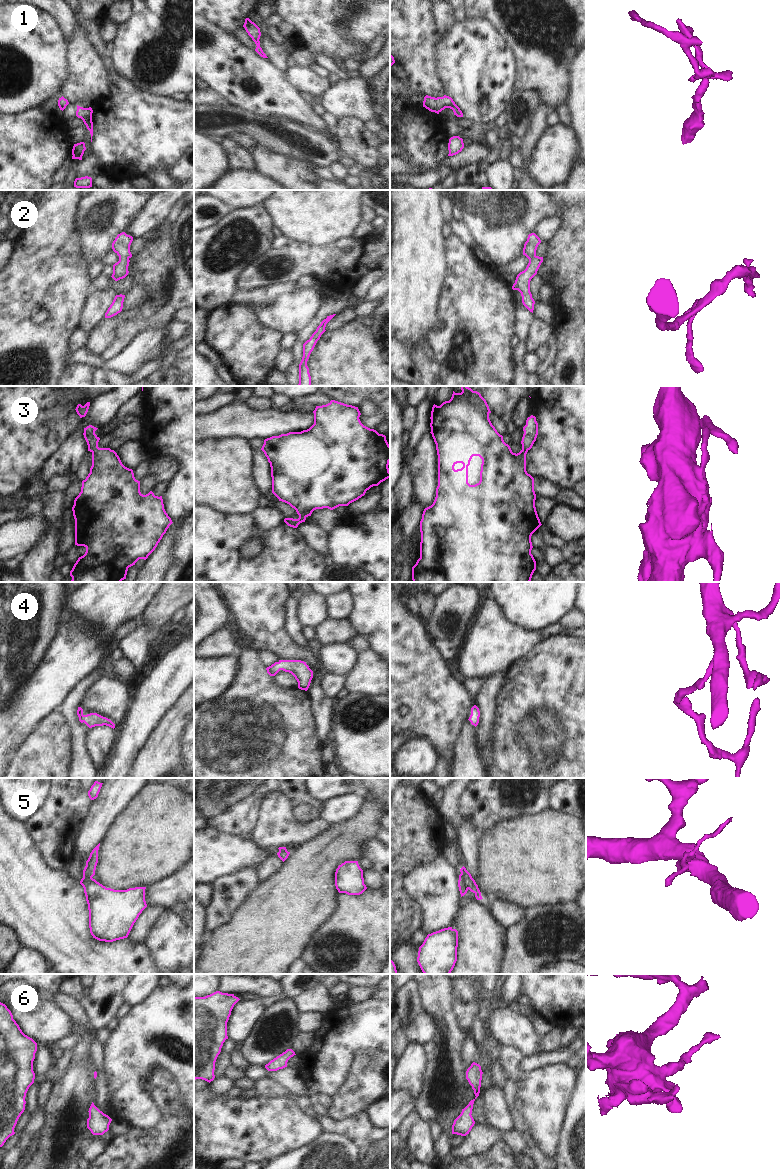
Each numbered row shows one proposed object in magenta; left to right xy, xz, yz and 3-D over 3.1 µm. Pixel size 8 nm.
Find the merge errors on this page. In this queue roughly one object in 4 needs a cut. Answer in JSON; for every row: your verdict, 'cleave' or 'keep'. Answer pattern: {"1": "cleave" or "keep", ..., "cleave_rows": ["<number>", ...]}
{"1": "keep", "2": "keep", "3": "keep", "4": "keep", "5": "cleave", "6": "keep", "cleave_rows": ["5"]}

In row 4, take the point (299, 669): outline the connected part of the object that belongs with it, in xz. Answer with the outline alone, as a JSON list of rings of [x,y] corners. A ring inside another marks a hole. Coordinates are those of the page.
[[[279,660],[266,670],[270,676],[275,676],[280,670],[291,673],[298,682],[298,688],[305,691],[308,690],[313,678],[313,671],[301,660]]]

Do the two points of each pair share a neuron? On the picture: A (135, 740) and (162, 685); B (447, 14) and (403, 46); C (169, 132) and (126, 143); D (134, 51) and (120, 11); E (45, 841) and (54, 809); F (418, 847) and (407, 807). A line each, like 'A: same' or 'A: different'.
A: same
B: different
C: same
D: different
E: same
F: same

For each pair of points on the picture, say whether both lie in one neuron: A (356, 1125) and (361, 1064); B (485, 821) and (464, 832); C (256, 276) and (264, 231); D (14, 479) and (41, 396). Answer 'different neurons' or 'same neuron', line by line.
A: different neurons
B: different neurons
C: different neurons
D: same neuron

